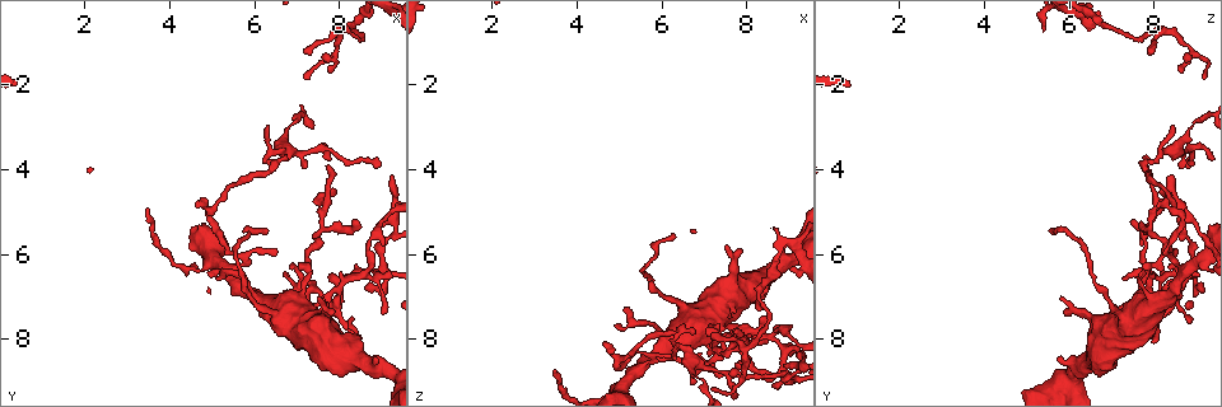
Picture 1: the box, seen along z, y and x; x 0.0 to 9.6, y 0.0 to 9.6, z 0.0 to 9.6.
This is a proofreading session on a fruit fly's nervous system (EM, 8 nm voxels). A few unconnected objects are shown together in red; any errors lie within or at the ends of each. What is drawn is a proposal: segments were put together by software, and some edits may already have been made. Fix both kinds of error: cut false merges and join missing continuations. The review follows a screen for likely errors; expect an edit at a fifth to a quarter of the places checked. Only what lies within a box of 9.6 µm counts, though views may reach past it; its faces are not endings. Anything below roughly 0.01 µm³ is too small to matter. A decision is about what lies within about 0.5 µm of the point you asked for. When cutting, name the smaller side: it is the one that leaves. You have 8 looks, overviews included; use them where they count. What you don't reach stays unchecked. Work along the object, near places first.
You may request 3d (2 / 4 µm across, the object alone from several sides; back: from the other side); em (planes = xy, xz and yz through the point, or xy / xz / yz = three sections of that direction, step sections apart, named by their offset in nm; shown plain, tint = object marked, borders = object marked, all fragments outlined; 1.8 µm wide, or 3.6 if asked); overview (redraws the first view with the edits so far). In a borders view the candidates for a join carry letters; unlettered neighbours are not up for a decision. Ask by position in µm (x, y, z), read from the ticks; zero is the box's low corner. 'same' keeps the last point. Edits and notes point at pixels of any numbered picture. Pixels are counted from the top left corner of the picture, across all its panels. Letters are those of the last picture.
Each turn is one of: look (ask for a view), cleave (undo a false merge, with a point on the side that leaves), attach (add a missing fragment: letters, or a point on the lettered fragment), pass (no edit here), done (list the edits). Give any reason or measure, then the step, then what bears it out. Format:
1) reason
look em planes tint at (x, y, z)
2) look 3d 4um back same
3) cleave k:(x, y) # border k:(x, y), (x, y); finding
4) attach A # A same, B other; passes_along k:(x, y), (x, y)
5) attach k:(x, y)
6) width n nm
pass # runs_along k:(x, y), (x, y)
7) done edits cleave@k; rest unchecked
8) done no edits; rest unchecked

thick turns thin
look 3d 4um at (7.30, 8.40, 7.20)

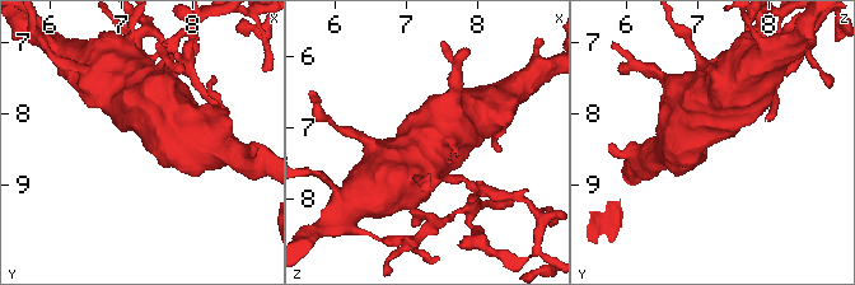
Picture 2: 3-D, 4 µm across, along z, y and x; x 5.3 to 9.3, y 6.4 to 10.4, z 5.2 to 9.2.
need the tissue
look em planes borders at (7.35, 8.40, 7.20)

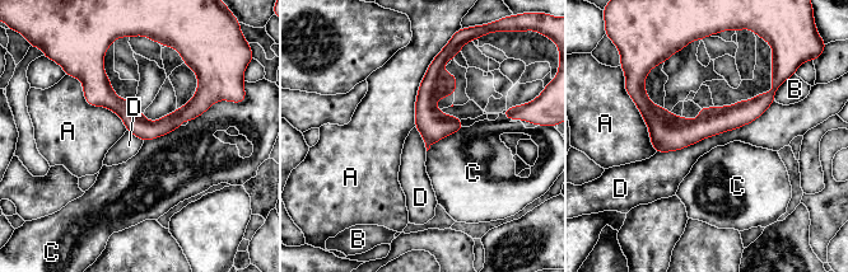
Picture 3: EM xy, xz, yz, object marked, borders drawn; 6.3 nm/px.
longest_contact D 800 nm
pass # A other, B other, C other, D other; runs_along 3:(772, 95), (704, 126), (667, 126), (643, 97); one cell here

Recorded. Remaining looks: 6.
an open end
look em planes borders at (8.40, 5.25, 7.40)

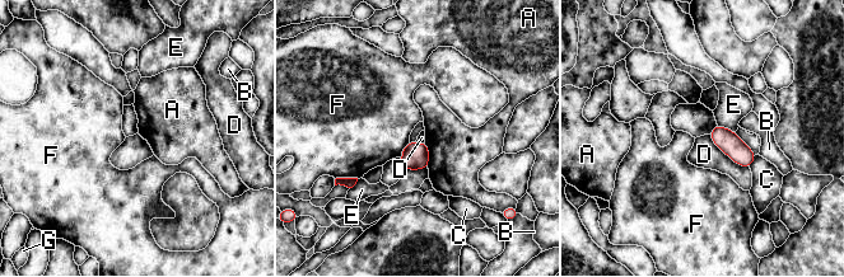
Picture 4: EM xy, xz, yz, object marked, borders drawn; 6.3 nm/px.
pass # A other, B other, C other, D other, E other, F other, G other; no lettered fragment goes on from it

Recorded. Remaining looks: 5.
free end
look 3d 2um at (7.20, 1.30, 7.90)

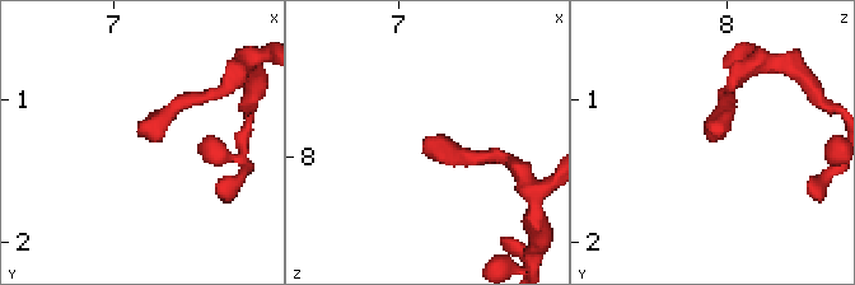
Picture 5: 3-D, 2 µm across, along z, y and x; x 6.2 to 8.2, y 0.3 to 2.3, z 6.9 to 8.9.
look em planes borders at (7.18, 1.22, 7.90)

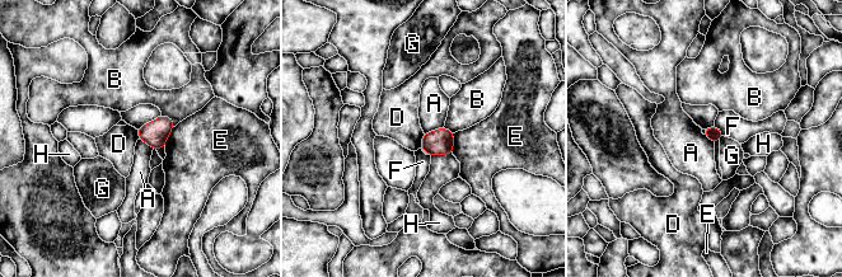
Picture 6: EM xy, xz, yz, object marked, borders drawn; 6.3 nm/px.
pass # A other, B other, D other, E other, F other, G other, H other; no lettered fragment goes on from it

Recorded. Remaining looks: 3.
an open end
look em planes tint at (4.60, 4.80, 8.05)

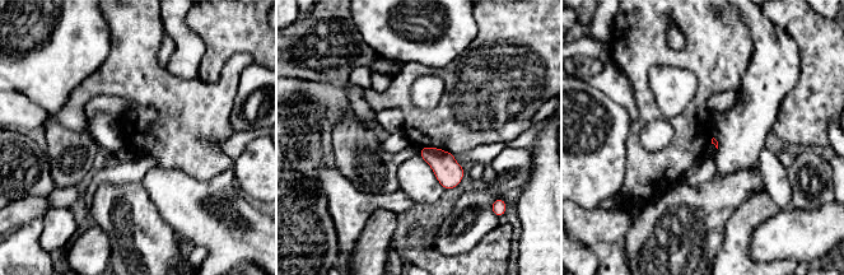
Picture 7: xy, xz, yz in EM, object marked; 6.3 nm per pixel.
see the neighbours
look em planes borders same

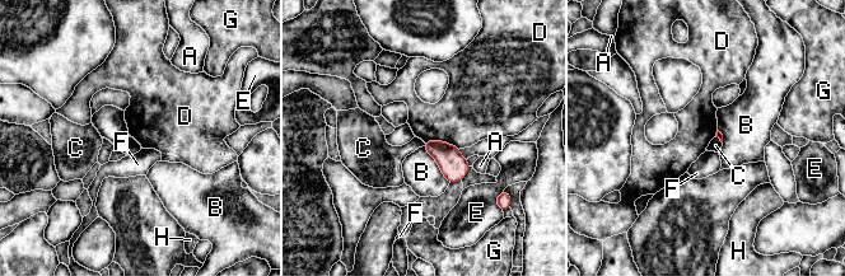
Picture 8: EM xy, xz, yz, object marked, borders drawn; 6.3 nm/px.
pass # A other, B other, C other, D other, E other, F other, G other, H other; border 8:(424, 141), (442, 140), (458, 149); none of them fits

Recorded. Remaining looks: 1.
done no edits; rest unchecked

